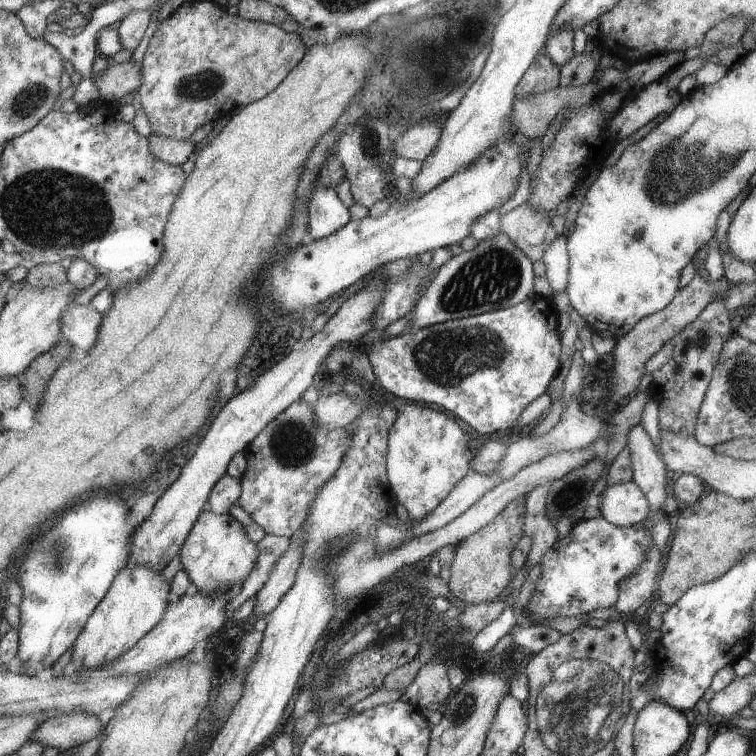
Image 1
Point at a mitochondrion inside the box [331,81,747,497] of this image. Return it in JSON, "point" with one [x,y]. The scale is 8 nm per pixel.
{"point":[687,168]}

